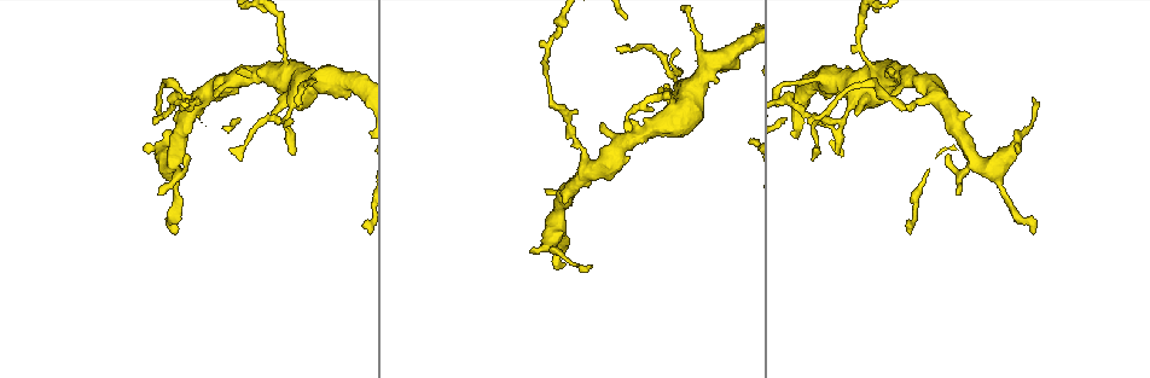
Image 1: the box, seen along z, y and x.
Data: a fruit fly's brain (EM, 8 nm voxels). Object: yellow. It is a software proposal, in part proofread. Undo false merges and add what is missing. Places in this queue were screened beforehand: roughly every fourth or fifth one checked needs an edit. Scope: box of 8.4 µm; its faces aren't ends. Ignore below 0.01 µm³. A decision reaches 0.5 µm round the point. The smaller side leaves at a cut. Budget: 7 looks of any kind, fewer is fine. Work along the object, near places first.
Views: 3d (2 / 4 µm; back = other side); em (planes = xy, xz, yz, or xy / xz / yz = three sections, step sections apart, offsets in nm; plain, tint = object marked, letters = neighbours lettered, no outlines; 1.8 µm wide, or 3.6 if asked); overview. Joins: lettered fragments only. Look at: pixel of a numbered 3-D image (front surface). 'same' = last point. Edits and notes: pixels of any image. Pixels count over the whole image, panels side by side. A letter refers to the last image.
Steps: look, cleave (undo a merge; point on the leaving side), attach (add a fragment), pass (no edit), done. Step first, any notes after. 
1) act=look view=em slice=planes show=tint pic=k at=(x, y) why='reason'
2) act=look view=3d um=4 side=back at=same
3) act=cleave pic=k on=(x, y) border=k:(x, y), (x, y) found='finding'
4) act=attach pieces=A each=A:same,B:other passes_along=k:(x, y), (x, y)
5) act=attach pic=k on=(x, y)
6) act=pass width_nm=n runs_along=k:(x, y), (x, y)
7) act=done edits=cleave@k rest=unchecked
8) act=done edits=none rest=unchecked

act=look view=3d um=2 pic=1 at=(590, 265) why='free end'

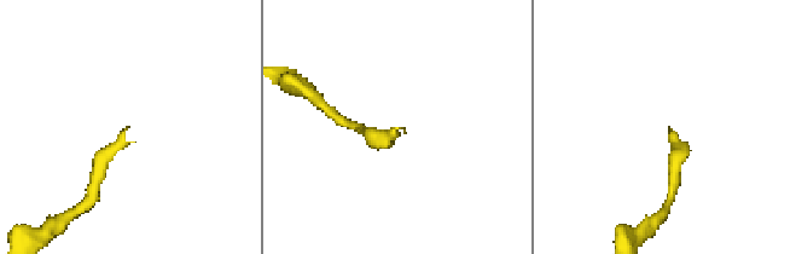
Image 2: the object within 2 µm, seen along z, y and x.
act=look view=em slice=planes show=plain pic=2 at=(129, 126) why='shape alone is not enough'

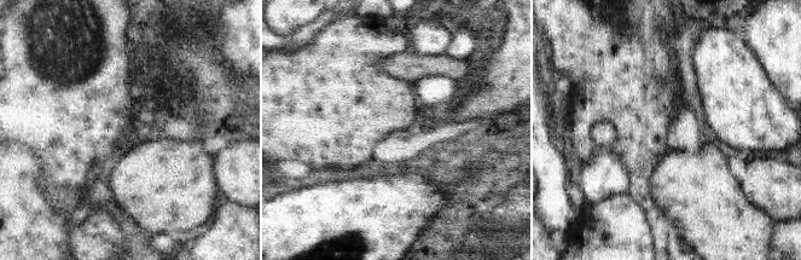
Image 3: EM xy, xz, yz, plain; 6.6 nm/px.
act=look view=em slice=planes show=letters at=same why='see the neighbours'

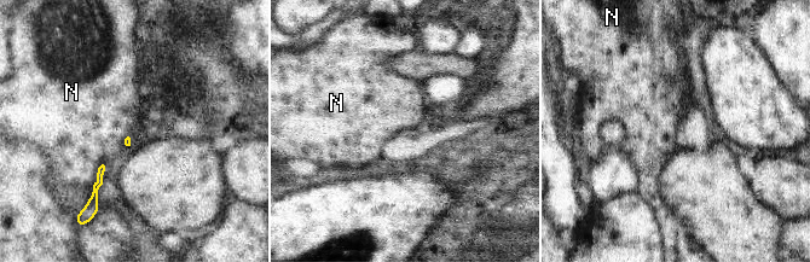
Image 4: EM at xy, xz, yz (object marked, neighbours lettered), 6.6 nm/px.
act=pass each=N:other found='none of them fits'

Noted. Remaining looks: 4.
act=look view=3d um=4 pic=1 at=(563, 266) why='thin end'

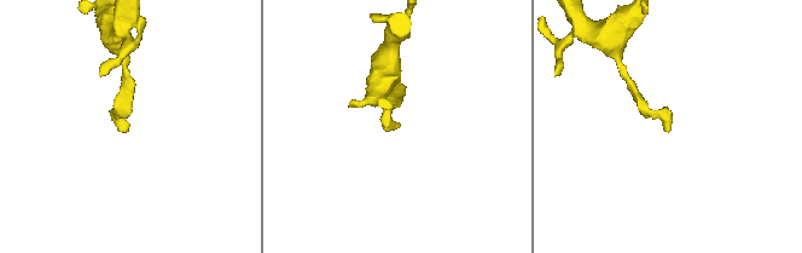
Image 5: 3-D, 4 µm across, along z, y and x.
act=look view=em slice=xz step=4 show=plain pic=5 at=(399, 127)

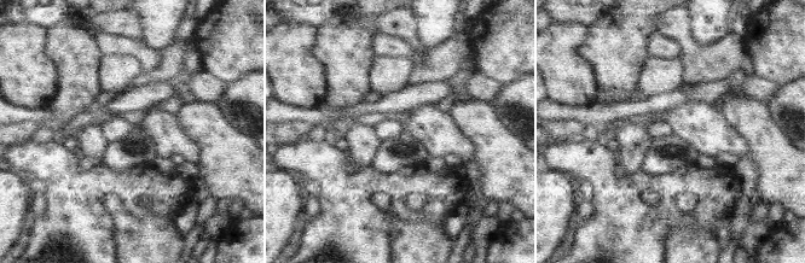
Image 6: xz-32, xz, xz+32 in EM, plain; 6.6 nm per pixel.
act=look view=em slice=xz step=4 show=letters at=same why='what lies round it'

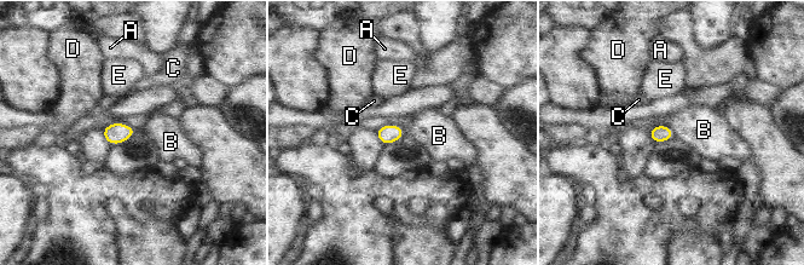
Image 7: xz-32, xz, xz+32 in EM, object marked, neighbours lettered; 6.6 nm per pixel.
act=pass width_nm=110 each=A:other,B:other,C:other,D:other,E:other found='no lettered fragment goes on from it'

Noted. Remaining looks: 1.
act=look view=em slice=planes show=letters pic=1 at=(945, 156) why='an open end'

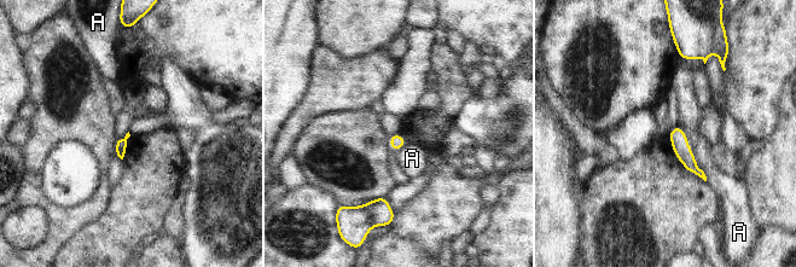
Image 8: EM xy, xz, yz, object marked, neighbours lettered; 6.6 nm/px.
act=pass each=A:other runs_along=8:(677, 129), (683, 152), (698, 172) found='none of them fits'

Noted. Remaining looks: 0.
act=done edits=none rest=unchecked

